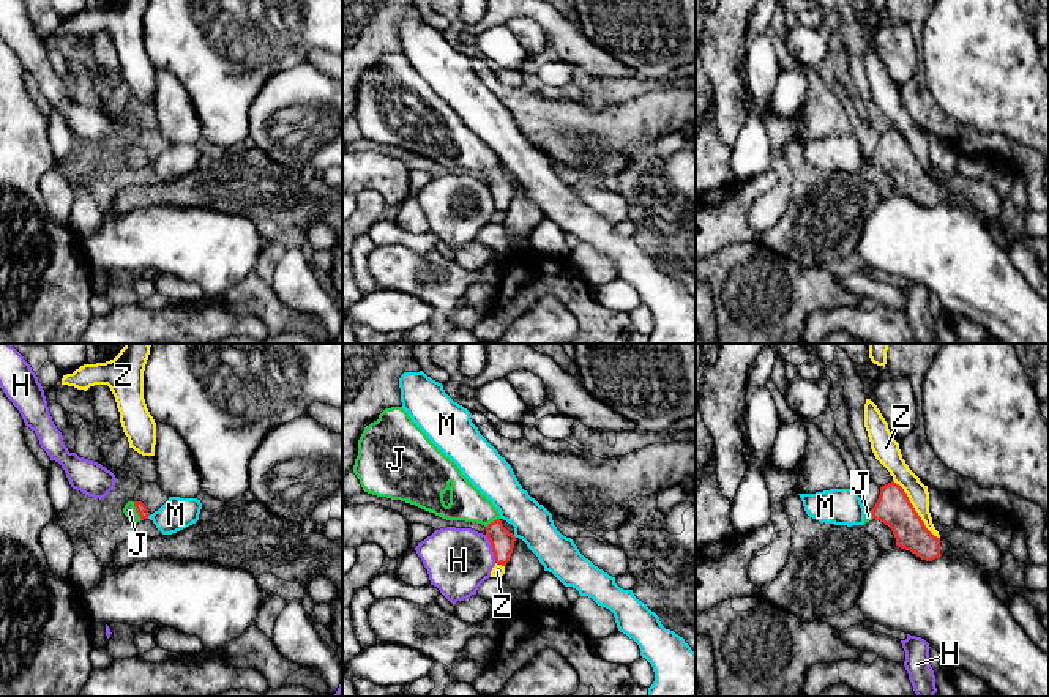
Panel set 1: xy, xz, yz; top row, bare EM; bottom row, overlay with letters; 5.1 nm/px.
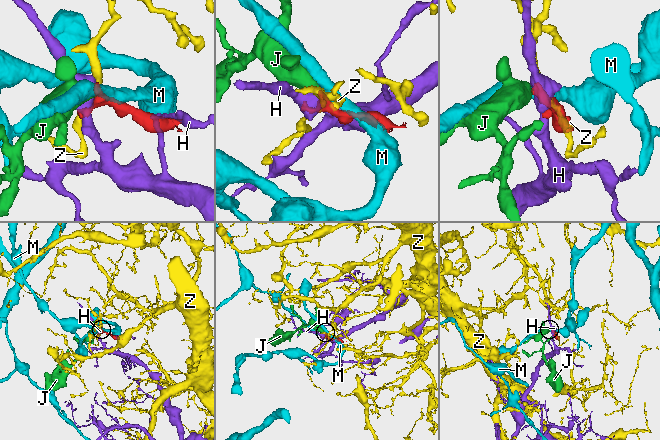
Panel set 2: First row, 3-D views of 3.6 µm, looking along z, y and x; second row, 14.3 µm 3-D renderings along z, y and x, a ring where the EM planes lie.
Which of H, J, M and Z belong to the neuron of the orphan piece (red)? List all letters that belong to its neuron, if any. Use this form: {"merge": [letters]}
{"merge": ["J"]}

